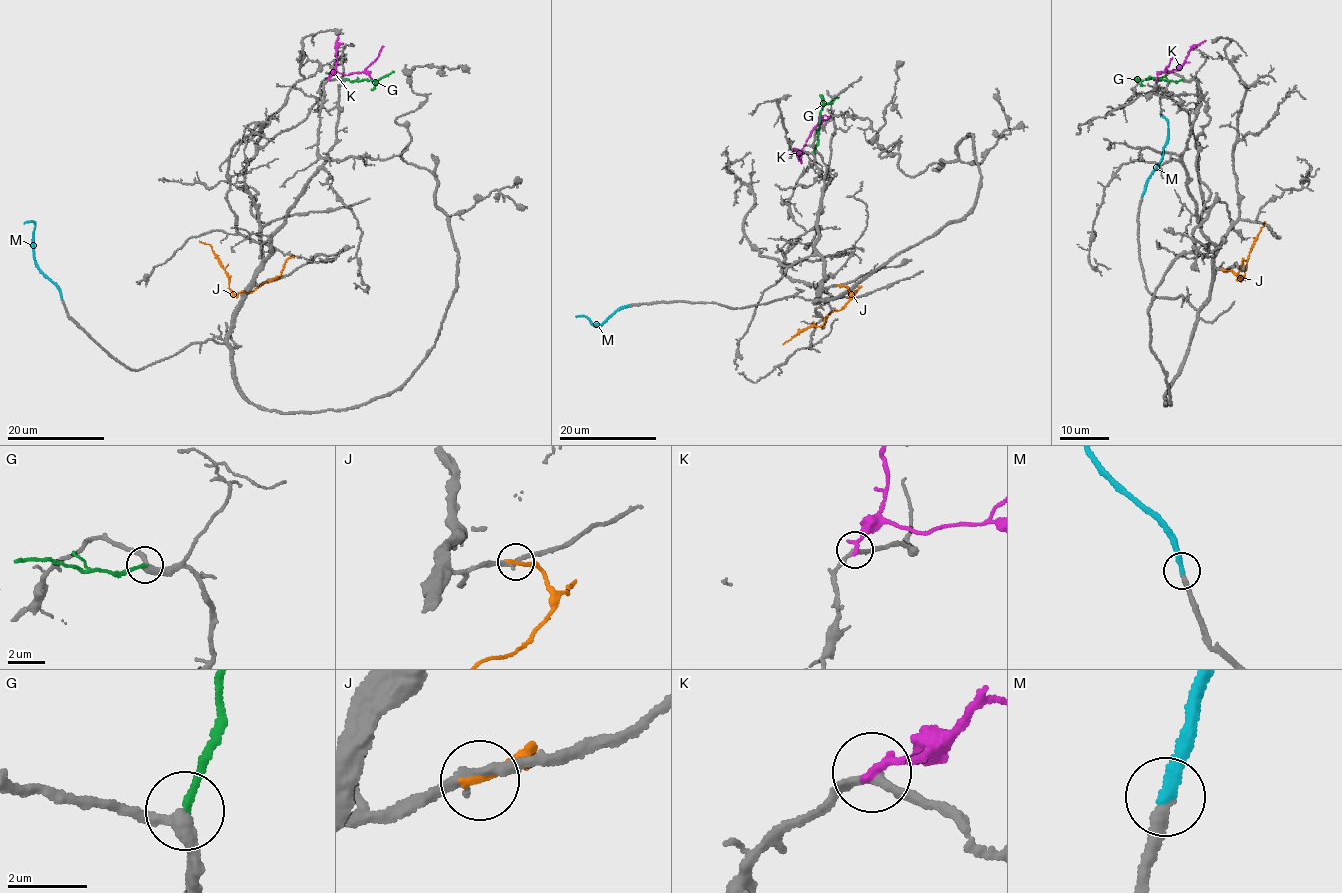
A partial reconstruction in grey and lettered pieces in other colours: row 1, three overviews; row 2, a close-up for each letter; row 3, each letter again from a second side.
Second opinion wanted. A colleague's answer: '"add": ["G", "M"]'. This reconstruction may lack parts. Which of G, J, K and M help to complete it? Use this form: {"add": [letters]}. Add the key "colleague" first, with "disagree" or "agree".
{"colleague": "agree", "add": ["G", "M"]}

